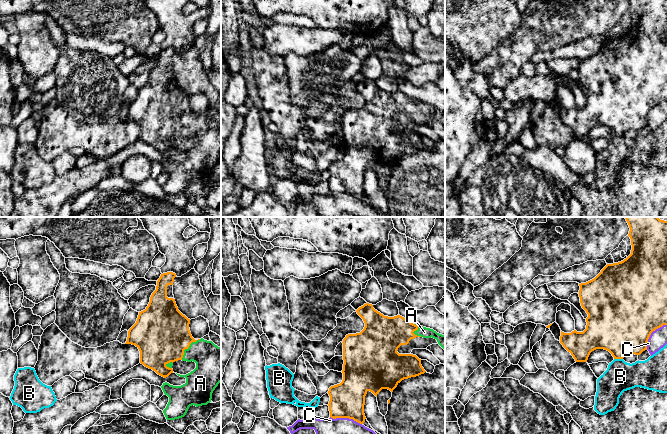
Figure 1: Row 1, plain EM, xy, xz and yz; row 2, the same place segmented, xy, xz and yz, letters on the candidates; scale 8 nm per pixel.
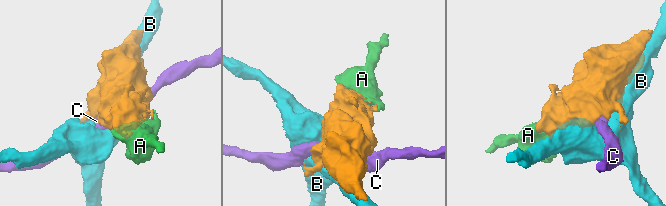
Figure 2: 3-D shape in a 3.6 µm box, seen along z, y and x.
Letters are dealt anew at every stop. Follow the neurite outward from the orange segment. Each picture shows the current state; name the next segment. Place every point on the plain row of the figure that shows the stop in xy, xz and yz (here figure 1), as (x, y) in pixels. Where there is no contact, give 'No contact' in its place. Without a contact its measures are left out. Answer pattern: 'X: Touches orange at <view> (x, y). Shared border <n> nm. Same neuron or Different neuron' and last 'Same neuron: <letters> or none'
A: Touches orange at xy (188, 123). Shared border 220 nm. Same neuron
B: Touches orange at yz (618, 134). Shared border 70 nm. Different neuron
C: Touches orange at yz (650, 110). Shared border 260 nm. Different neuron
Same neuron: A

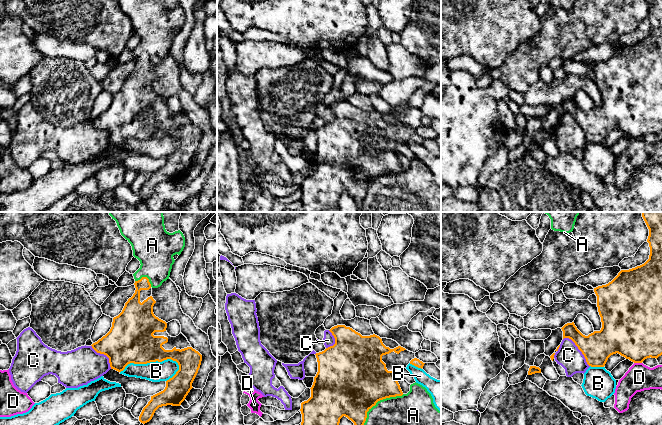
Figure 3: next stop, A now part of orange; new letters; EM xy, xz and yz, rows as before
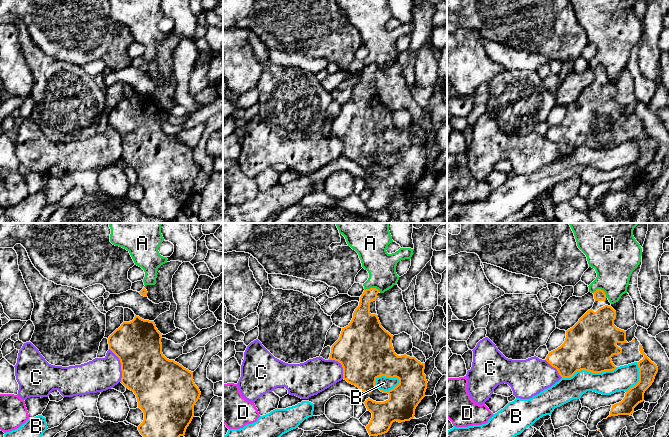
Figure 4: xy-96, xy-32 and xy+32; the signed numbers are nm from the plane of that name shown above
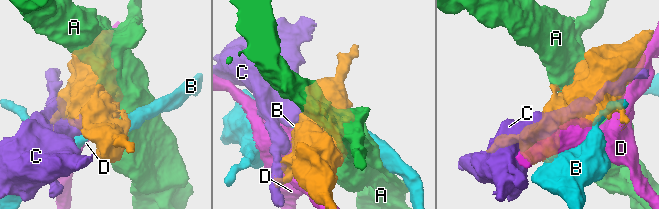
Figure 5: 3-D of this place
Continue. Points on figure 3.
A: Touches orange at xz (374, 181). Shared border 480 nm. Different neuron
B: Touches orange at xy (149, 138). Shared border 480 nm. Different neuron
C: Touches orange at yz (579, 125). Shared border 320 nm. Different neuron
D: Touches orange at yz (638, 138). Shared border 60 nm. Different neuron
Same neuron: none

